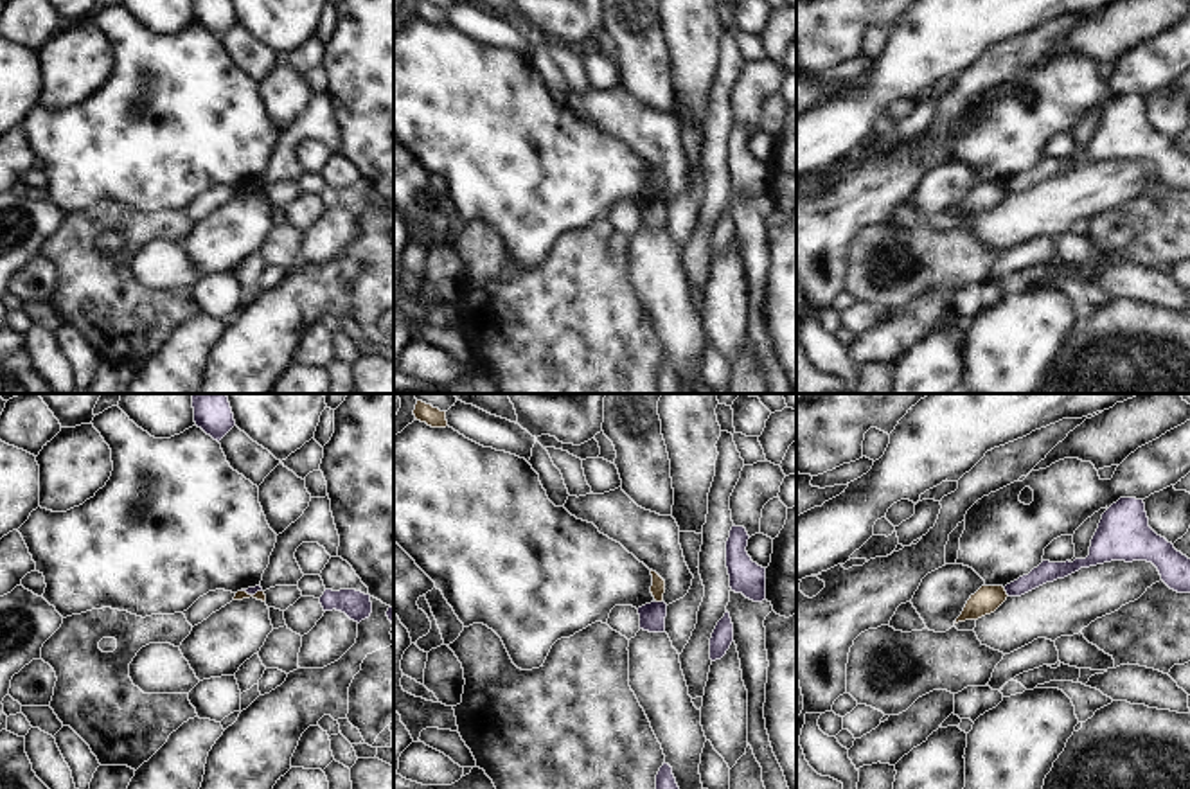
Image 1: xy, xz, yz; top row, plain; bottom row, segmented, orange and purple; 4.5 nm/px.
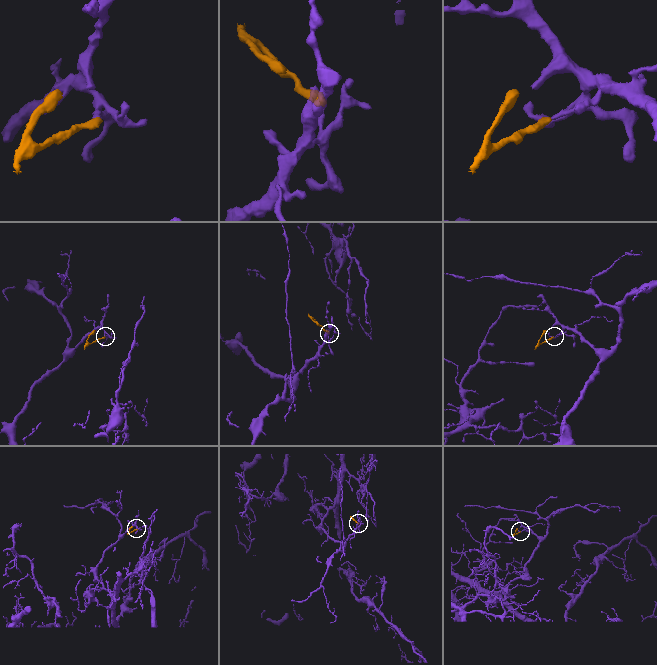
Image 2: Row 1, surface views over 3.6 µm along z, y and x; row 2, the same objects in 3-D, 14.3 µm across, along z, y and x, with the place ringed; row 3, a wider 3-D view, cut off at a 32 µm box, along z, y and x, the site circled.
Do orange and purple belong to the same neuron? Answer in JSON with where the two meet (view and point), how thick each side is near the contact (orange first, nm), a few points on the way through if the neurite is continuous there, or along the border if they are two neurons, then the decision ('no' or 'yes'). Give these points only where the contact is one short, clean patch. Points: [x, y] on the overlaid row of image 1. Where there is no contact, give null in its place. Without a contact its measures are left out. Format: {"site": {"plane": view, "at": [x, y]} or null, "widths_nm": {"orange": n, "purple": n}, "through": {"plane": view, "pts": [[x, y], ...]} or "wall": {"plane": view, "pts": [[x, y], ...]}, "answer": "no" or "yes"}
{"site": {"plane": "yz", "at": [1005, 592]}, "widths_nm": {"orange": 120, "purple": 100}, "wall": {"plane": "yz", "pts": [[1003, 588], [1009, 595]]}, "answer": "no"}

